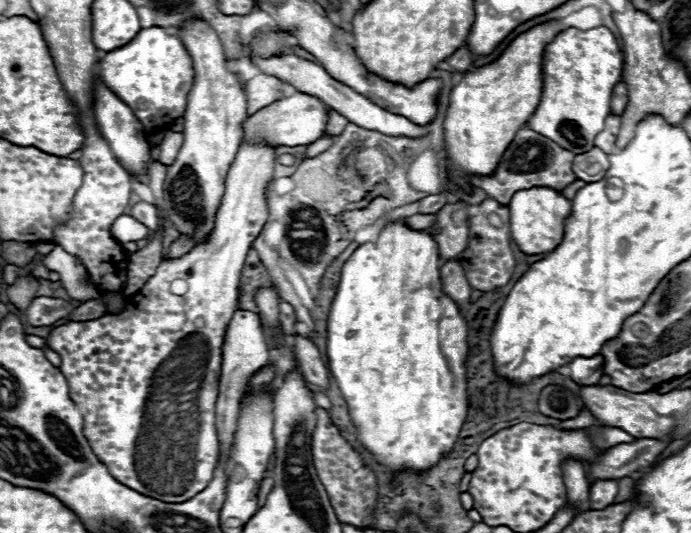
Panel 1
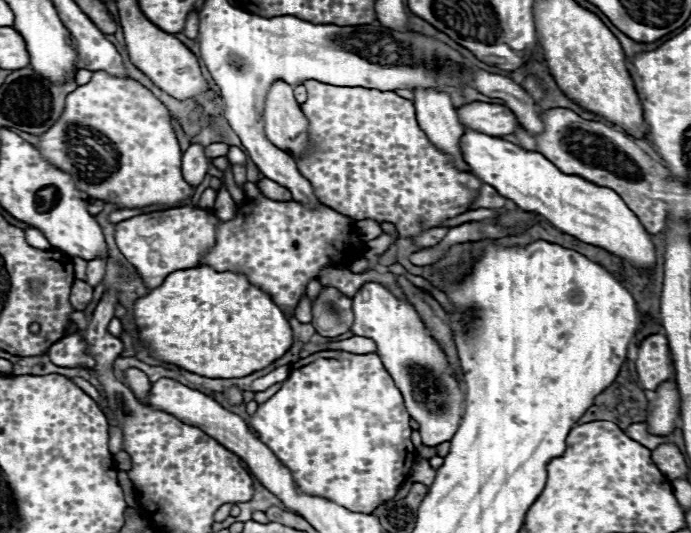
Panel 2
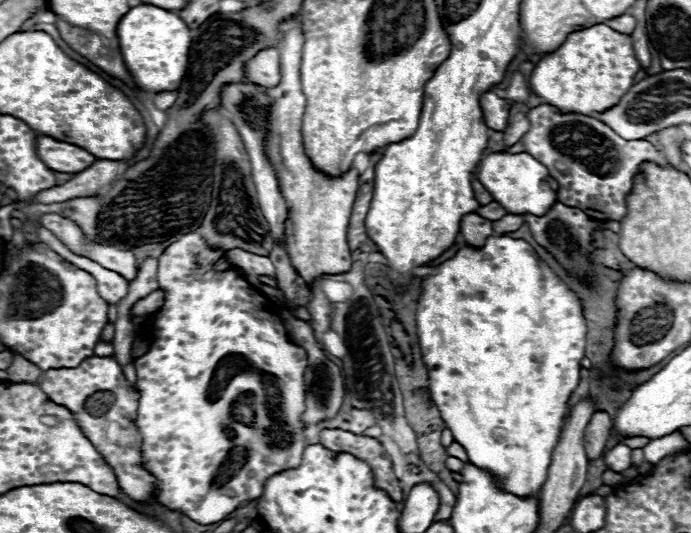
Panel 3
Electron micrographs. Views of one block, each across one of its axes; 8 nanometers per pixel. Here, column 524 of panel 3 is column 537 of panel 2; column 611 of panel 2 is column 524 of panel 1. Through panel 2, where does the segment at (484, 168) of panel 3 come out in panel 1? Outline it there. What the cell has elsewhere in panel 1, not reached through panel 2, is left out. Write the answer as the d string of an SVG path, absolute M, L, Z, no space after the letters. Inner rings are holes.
M530 188L518 190L508 202L510 208L510 234L512 240L524 254L542 254L554 250L564 236L564 218L572 210L572 202L562 196L562 192L554 188Z

